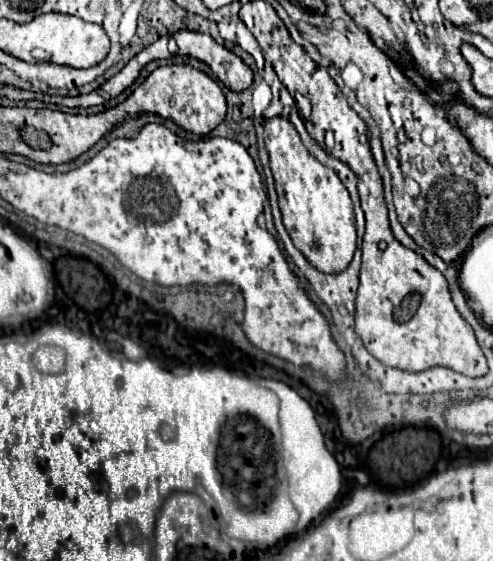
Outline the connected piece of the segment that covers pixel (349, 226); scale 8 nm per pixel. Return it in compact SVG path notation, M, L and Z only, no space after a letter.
M286 118L268 120L264 126L264 140L276 180L282 220L294 246L320 272L344 272L356 250L354 208L346 186L332 168L326 168L316 158L312 158L296 128Z

